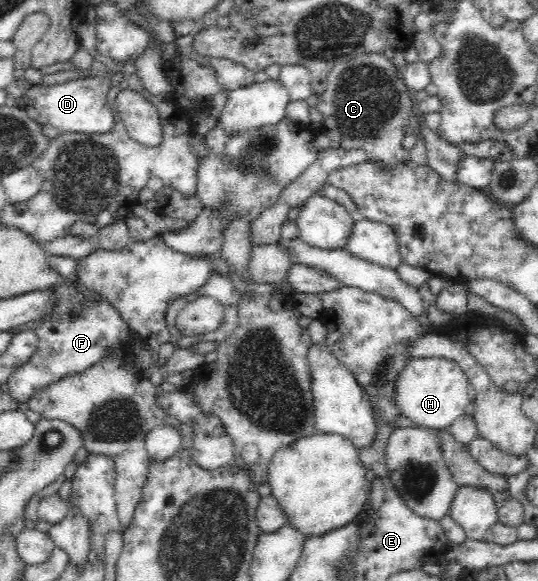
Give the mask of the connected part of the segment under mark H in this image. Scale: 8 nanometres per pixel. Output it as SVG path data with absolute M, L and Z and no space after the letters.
M428 356L428 358L410 359L409 363L400 371L395 386L395 401L401 414L410 418L418 427L447 429L453 420L465 413L464 408L472 401L472 396L468 394L469 389L467 374L461 366L458 366L453 360Z

